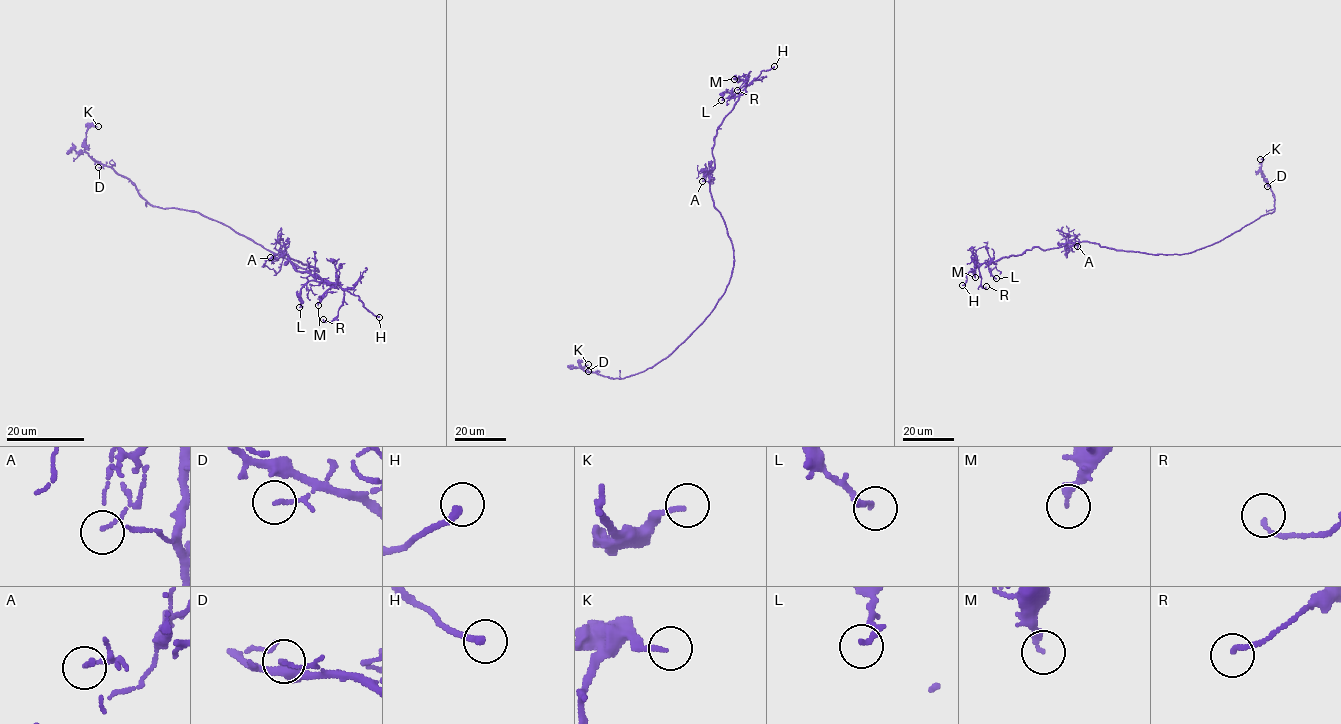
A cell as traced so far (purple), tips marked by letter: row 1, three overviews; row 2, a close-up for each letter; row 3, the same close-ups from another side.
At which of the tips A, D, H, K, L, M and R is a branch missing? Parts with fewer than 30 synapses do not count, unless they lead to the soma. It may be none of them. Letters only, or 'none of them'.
H

